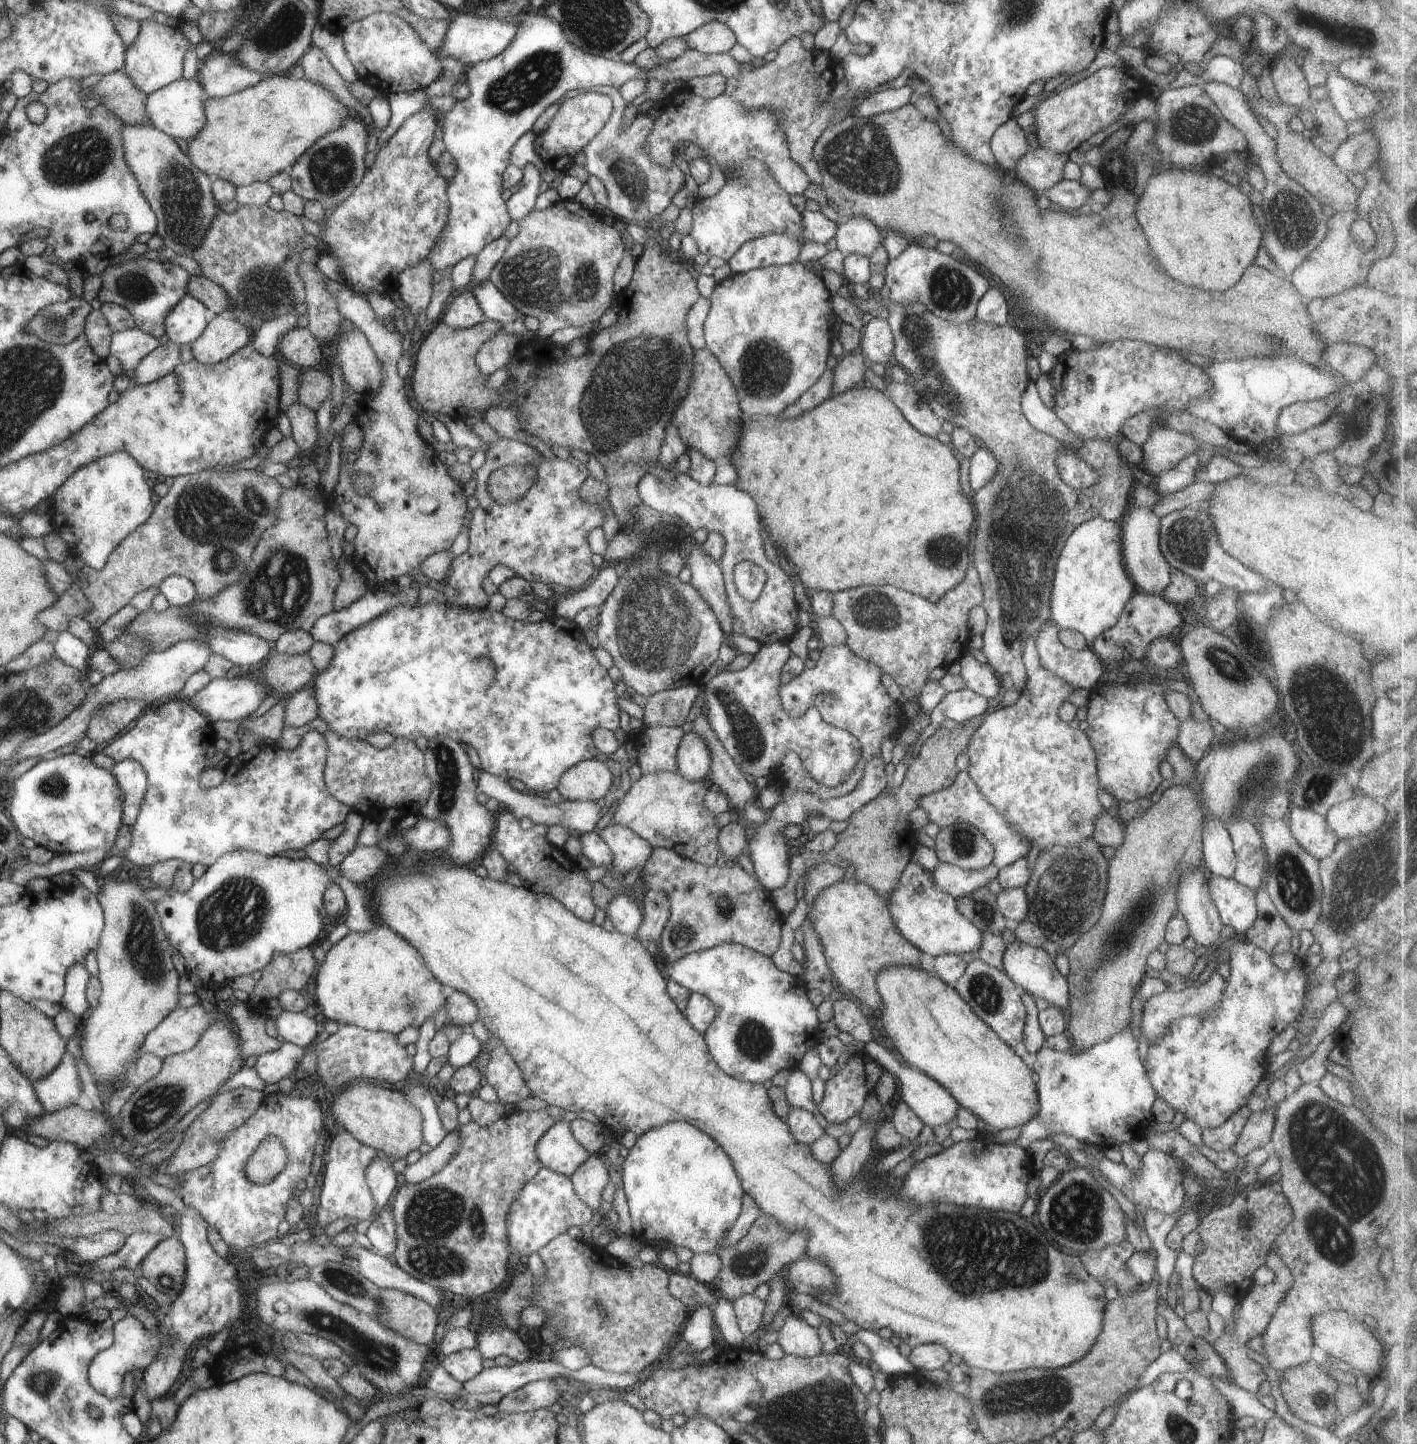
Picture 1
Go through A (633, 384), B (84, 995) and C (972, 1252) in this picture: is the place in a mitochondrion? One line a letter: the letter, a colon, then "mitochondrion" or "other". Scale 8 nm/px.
A: mitochondrion
B: other
C: mitochondrion

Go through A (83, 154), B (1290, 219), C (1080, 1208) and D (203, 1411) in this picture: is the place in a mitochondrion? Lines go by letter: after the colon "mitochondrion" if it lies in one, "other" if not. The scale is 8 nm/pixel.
A: mitochondrion
B: mitochondrion
C: mitochondrion
D: other

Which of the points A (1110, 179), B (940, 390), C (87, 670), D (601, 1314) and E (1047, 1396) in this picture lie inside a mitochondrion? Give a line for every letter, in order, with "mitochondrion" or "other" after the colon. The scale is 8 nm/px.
A: other
B: mitochondrion
C: other
D: mitochondrion
E: mitochondrion

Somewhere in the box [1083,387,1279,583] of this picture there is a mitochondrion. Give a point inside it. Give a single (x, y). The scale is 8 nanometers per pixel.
(1179, 543)

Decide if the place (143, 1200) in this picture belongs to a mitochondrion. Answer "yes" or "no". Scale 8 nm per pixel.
no

